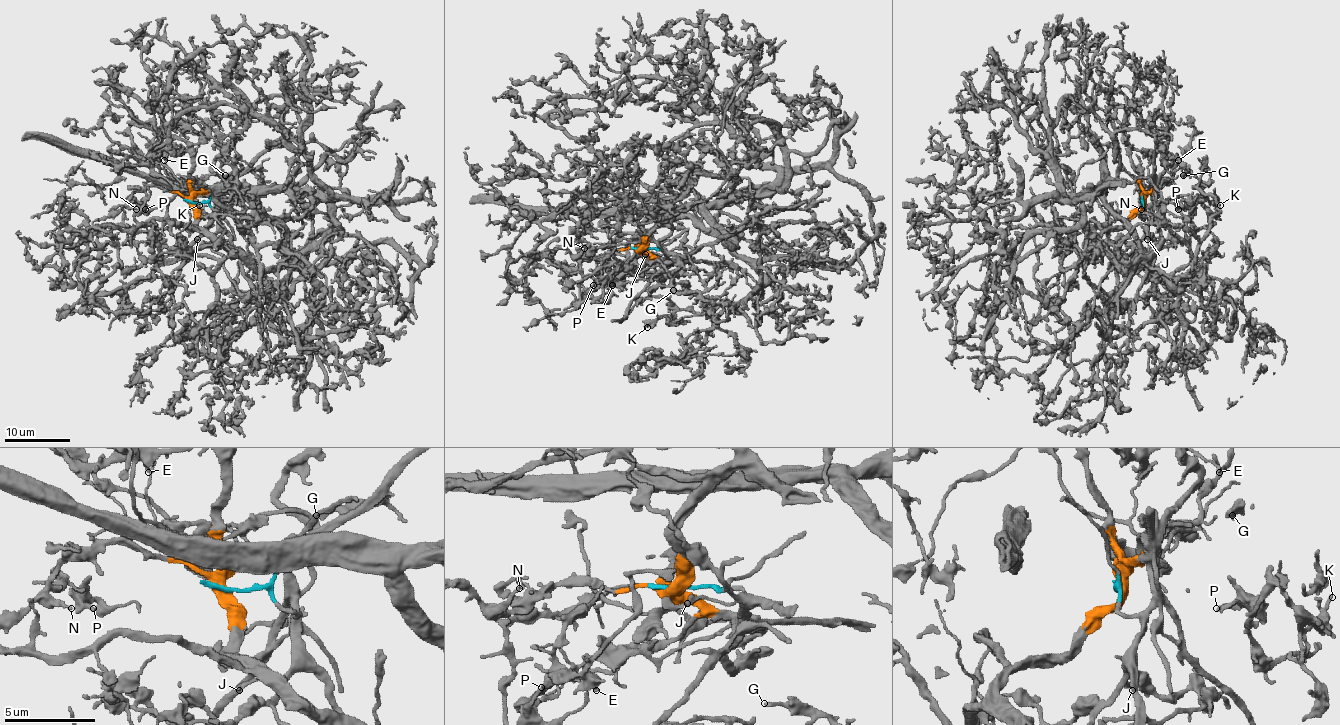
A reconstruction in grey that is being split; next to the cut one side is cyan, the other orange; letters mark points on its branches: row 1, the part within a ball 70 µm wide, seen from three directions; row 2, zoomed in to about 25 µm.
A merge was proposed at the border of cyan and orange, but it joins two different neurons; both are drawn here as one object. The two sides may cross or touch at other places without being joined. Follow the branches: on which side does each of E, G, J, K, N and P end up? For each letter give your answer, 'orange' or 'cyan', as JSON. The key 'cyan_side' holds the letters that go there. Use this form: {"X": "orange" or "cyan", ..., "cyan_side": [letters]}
{"E": "orange", "G": "orange", "J": "cyan", "K": "orange", "N": "orange", "P": "orange", "cyan_side": ["J"]}

